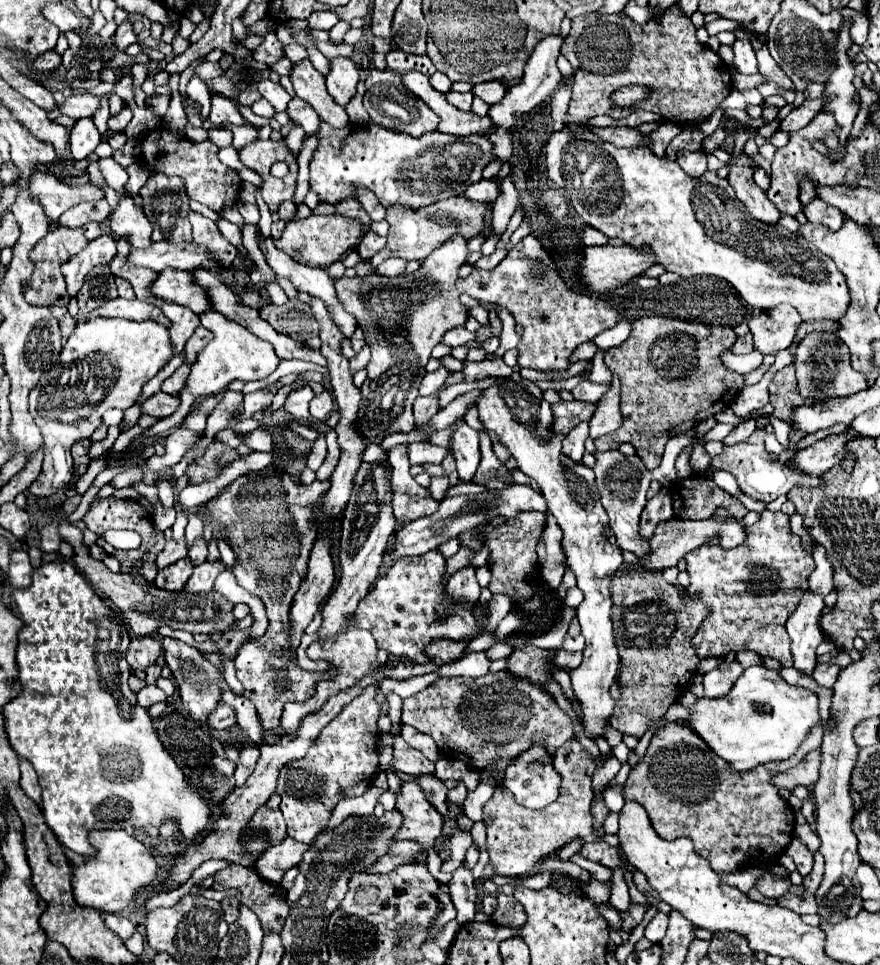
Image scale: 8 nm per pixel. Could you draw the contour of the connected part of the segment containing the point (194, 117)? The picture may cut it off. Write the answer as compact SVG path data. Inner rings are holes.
M188 100L183 104L184 104L184 110L188 117L189 122L197 128L201 127L203 123L200 117L201 105L198 102L194 102L192 100Z

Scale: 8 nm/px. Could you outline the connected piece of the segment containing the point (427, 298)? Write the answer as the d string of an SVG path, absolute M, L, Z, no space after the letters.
M449 240L437 248L423 266L409 276L409 300L411 300L411 316L409 322L397 330L391 330L391 336L381 334L381 326L377 322L365 324L361 322L361 330L365 334L365 342L371 348L371 360L367 364L367 380L361 386L361 422L365 436L373 442L377 436L385 438L393 432L409 434L415 428L413 420L413 402L417 398L419 384L423 380L425 366L431 358L431 350L441 342L447 330L457 326L465 326L469 318L469 310L459 302L459 292L455 288L457 272L467 260L467 240Z

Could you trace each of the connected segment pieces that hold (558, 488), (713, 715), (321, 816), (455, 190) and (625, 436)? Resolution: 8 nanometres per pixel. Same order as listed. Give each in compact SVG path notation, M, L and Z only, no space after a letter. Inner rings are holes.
M499 378L493 386L481 390L475 406L479 408L481 424L501 436L501 442L517 460L519 470L539 484L541 494L547 500L547 510L557 518L557 524L563 530L561 544L565 548L567 564L577 576L577 586L585 594L585 602L577 608L577 616L581 624L581 634L587 640L583 662L569 674L573 682L573 692L581 702L585 736L591 740L605 738L605 726L609 724L615 706L609 688L613 686L619 668L619 654L609 618L609 612L613 608L609 600L609 580L623 562L623 556L615 540L607 534L607 512L601 506L597 488L593 488L593 470L585 464L569 464L569 458L561 454L563 436L553 436L549 428L549 424L553 422L553 414L551 406L543 398L541 388L529 380L519 380L519 388L509 388L509 394L501 396L501 384L505 382L507 378Z
M751 666L727 694L719 698L697 698L697 702L689 706L689 718L683 724L705 740L735 772L747 772L759 764L793 756L817 720L821 718L813 692L785 684L775 670Z
M367 688L357 700L347 704L343 712L325 726L313 742L307 756L287 764L279 772L277 794L281 794L281 812L287 822L287 836L305 844L313 844L317 834L327 826L333 808L343 798L361 796L371 784L379 768L377 758L377 718L381 708L375 702L377 688Z
M327 122L321 124L317 148L311 156L311 176L309 176L309 188L319 196L319 202L339 204L341 200L355 198L357 188L367 188L375 192L379 202L387 208L389 204L403 204L409 208L425 208L429 204L435 204L439 200L447 200L453 196L461 196L469 184L475 184L481 180L483 168L493 160L491 158L491 144L485 136L463 136L457 138L443 134L443 132L429 132L421 138L413 138L409 134L401 134L389 128L383 128L375 122L367 124L347 124L345 128L333 128Z
M651 316L651 318L639 318L633 322L631 336L621 344L605 352L605 364L611 372L615 372L621 380L621 414L623 424L619 430L597 438L595 446L597 450L615 450L621 444L629 442L635 446L637 456L643 460L643 464L649 470L655 470L661 464L663 448L665 444L679 434L689 432L697 422L715 416L717 412L723 412L733 402L735 394L745 386L743 376L729 372L723 368L719 354L729 352L733 342L737 340L737 334L731 326L721 324L699 324L699 322L685 322L677 318L665 318L665 316Z

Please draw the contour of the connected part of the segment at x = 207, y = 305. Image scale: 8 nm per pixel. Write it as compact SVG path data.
M167 268L153 282L151 290L167 302L175 302L175 304L191 308L195 314L203 314L203 312L213 310L213 304L207 296L207 290L201 288L193 280L191 272L181 272L181 270L169 270Z

